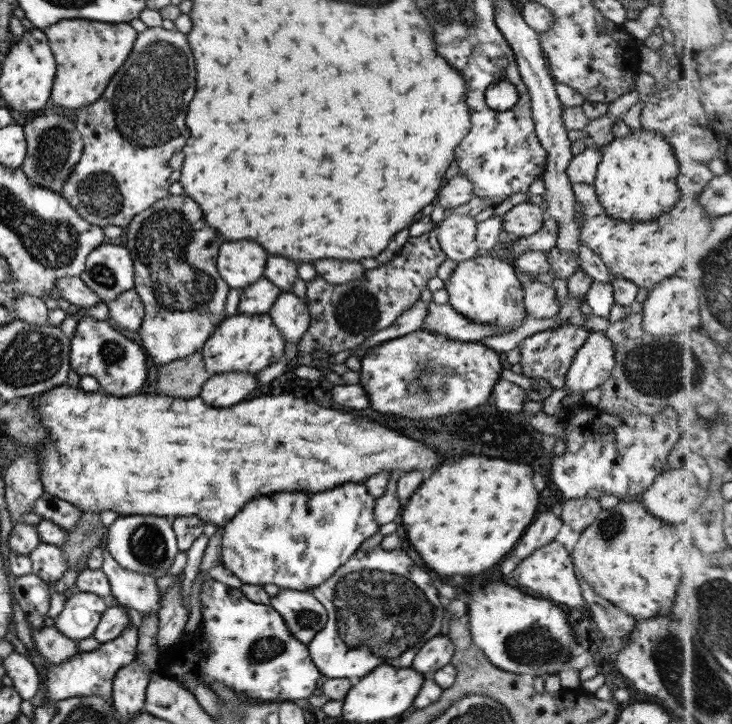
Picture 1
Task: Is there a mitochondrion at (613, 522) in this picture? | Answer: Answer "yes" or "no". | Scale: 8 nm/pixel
yes

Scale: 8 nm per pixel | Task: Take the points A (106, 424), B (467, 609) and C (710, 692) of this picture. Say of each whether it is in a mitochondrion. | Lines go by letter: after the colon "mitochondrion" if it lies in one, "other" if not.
A: other
B: other
C: mitochondrion

